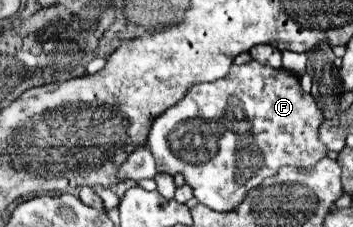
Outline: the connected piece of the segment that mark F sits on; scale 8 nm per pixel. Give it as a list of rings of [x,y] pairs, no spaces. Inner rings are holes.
[[[251,61],[233,65],[223,79],[191,87],[179,103],[153,121],[147,147],[157,161],[157,171],[171,177],[181,173],[185,183],[193,187],[199,203],[215,211],[233,211],[253,187],[263,183],[263,179],[277,175],[281,167],[291,165],[301,173],[307,173],[325,159],[327,147],[319,141],[321,123],[323,113],[313,97],[301,89],[297,75],[287,69],[263,67]]]

